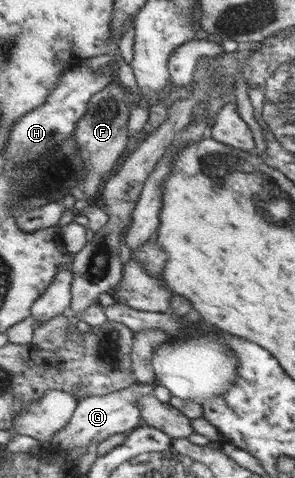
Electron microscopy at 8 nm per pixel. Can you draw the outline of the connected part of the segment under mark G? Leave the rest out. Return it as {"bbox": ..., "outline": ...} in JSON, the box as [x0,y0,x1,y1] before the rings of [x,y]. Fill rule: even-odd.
{"bbox":[49,384,156,453],"outline":[[[132,384],[126,390],[120,390],[106,394],[104,396],[89,396],[78,400],[78,404],[72,418],[68,424],[52,436],[49,442],[56,445],[60,450],[69,453],[74,447],[86,446],[91,448],[92,442],[102,442],[102,440],[112,436],[112,434],[127,434],[136,427],[141,426],[142,415],[136,403],[144,396],[153,395],[156,385],[153,384]]]}

